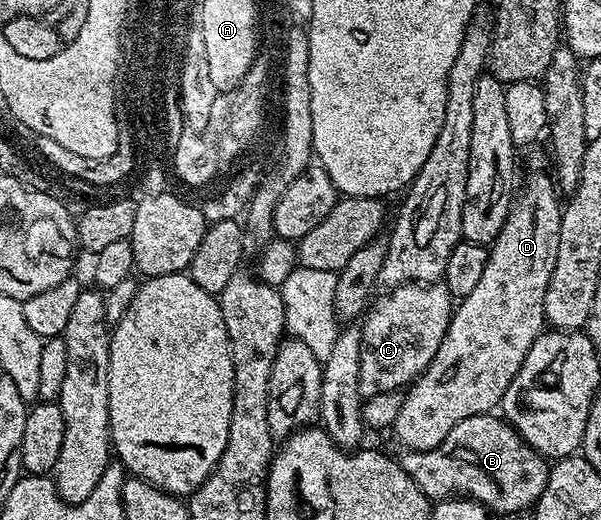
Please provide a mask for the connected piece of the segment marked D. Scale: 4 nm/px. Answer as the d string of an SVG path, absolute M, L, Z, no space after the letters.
M533 174L526 180L525 191L516 195L499 236L489 246L487 269L479 284L471 291L471 296L456 303L439 352L435 352L429 367L408 387L403 408L399 408L399 416L395 416L391 433L402 442L405 450L435 448L447 440L455 424L463 424L463 420L471 416L488 414L500 407L501 397L507 392L511 380L515 380L515 372L519 372L527 352L531 352L531 344L535 344L547 326L545 297L547 284L551 284L551 272L555 272L555 252L559 252L562 209L562 199L550 175L548 178L545 174Z

